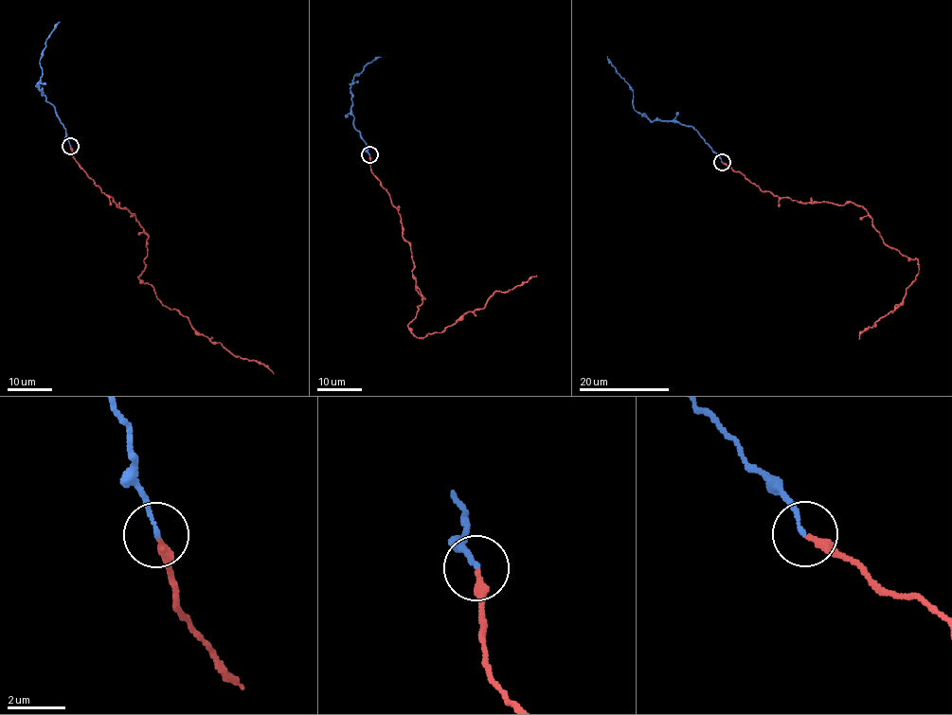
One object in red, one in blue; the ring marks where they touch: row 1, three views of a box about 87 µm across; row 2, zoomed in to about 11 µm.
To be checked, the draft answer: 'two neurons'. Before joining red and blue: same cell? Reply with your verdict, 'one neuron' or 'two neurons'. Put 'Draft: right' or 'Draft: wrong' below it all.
one neuron
Draft: wrong

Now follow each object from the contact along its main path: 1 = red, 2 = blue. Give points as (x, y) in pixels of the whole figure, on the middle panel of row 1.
1: (368, 155), (411, 248), (415, 289), (424, 298), (407, 325), (417, 337), (442, 331), (495, 292), (536, 275)
2: (368, 154), (368, 146), (356, 130), (351, 112), (350, 83), (365, 66), (381, 57)

